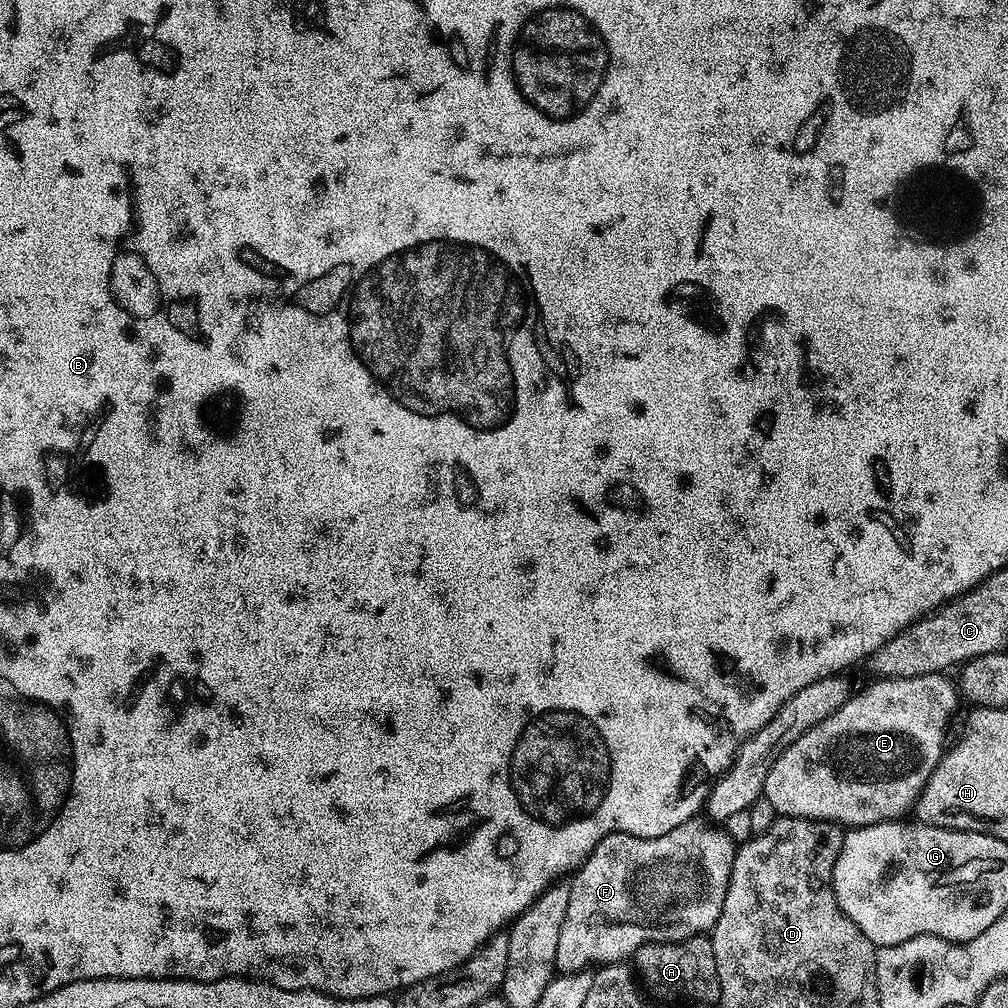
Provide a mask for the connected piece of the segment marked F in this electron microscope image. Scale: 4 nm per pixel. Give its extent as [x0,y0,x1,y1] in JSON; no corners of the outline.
[555,818,737,974]

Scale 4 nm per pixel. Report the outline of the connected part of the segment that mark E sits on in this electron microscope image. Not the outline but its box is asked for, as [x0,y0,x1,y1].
[763,672,962,828]

